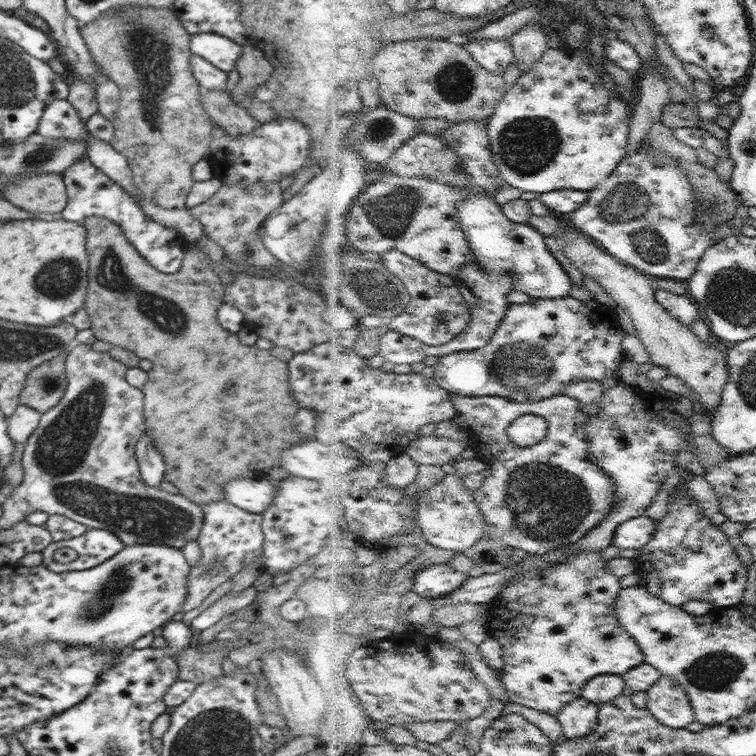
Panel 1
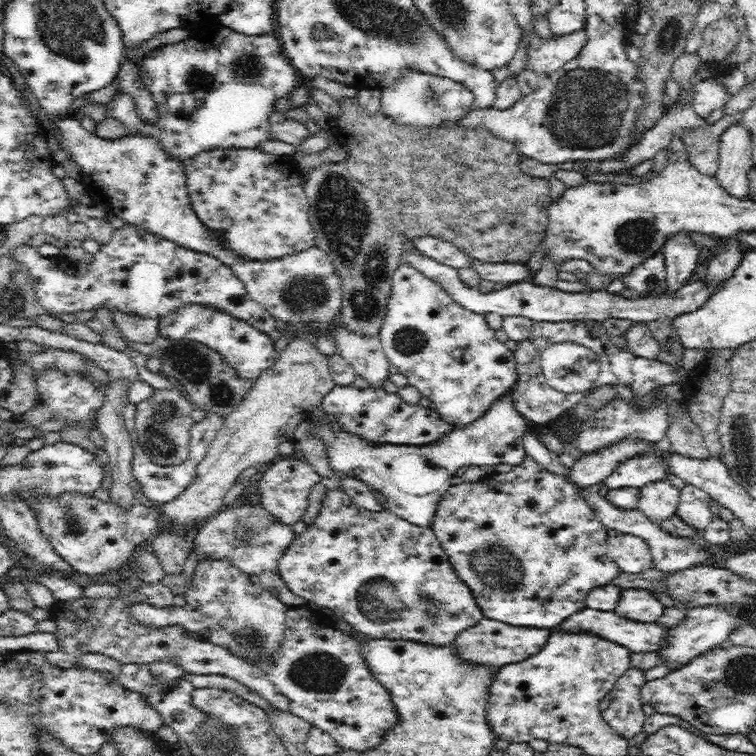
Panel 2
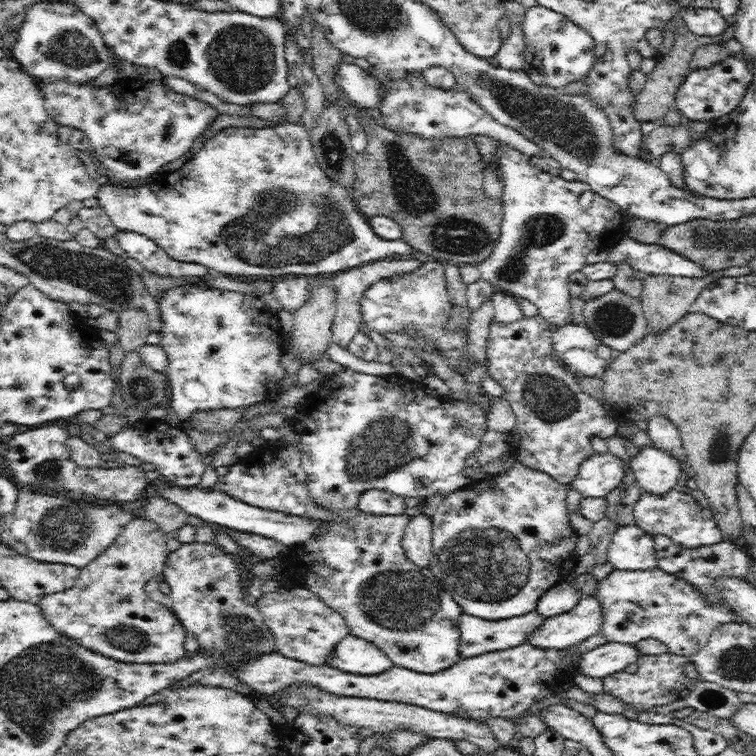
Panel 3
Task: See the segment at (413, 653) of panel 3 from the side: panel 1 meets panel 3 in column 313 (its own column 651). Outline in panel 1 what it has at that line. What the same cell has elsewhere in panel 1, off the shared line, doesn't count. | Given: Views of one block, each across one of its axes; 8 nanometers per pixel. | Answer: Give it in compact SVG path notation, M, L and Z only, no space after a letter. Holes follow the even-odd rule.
M684 470L683 482L684 486L678 485L677 500L669 505L668 516L659 522L659 528L655 540L639 550L638 557L635 559L638 564L637 574L642 579L643 586L648 587L658 596L663 596L664 600L682 606L688 604L690 600L706 600L717 607L733 607L740 605L744 592L746 592L746 582L748 582L748 568L744 566L744 562L740 560L738 552L736 552L736 542L723 532L720 525L716 525L714 521L703 516L703 509L691 498L686 486L686 479L692 479L694 472Z

